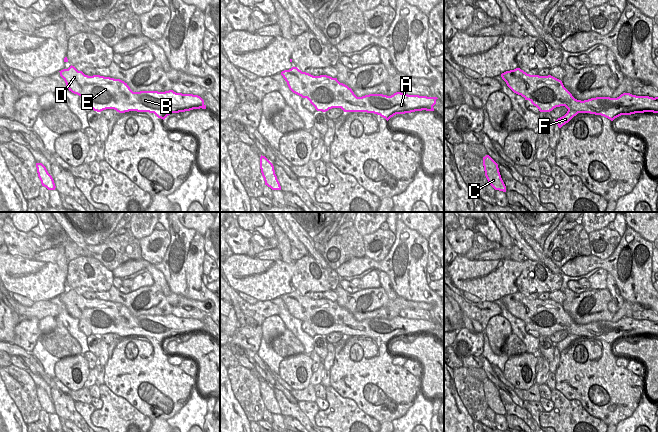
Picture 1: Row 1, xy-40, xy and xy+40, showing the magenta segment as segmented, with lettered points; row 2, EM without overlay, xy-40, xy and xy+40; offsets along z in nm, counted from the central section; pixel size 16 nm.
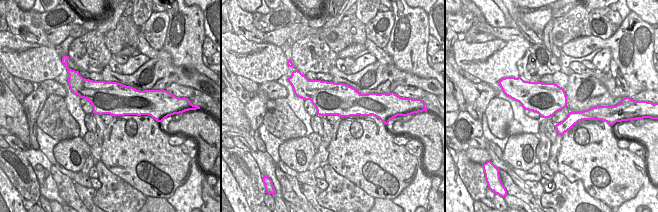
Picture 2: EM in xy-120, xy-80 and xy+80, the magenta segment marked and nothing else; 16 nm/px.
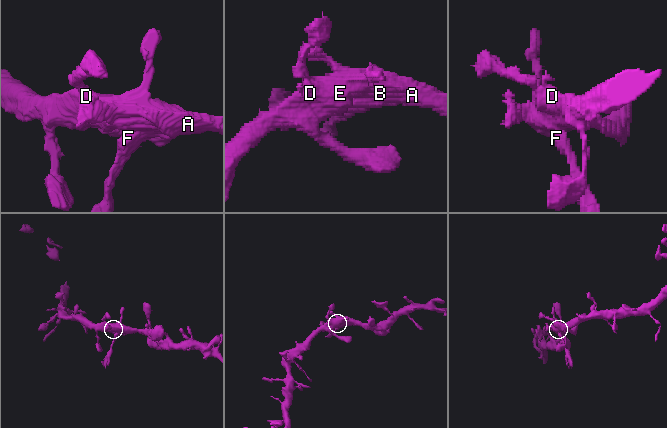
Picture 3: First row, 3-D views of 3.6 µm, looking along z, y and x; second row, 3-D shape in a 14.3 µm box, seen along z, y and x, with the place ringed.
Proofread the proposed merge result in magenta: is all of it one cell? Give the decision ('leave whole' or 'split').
leave whole

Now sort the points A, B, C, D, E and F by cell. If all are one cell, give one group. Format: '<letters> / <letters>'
A B C D E F

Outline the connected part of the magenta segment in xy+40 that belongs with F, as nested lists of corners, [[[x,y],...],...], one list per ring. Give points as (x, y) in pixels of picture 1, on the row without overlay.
[[[516,292],[502,297],[501,301],[514,317],[529,324],[540,336],[550,336],[556,331],[565,330],[567,337],[555,344],[559,352],[578,337],[601,339],[611,345],[621,339],[658,337],[658,321],[623,317],[617,322],[596,321],[581,325],[572,320],[561,304],[551,299],[530,299]]]

